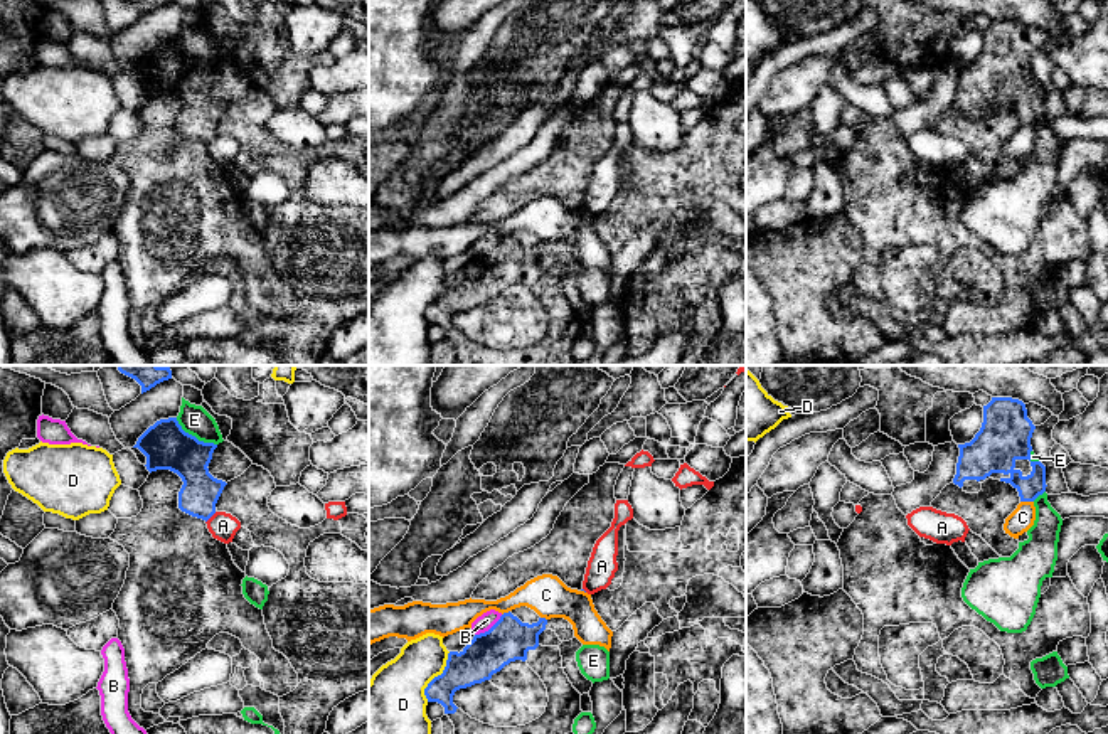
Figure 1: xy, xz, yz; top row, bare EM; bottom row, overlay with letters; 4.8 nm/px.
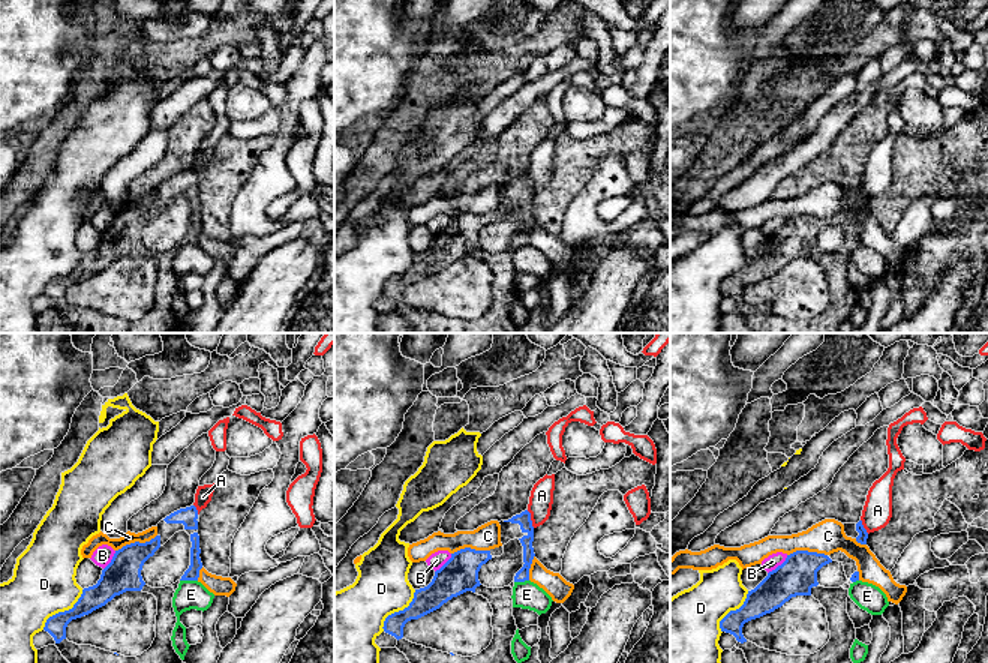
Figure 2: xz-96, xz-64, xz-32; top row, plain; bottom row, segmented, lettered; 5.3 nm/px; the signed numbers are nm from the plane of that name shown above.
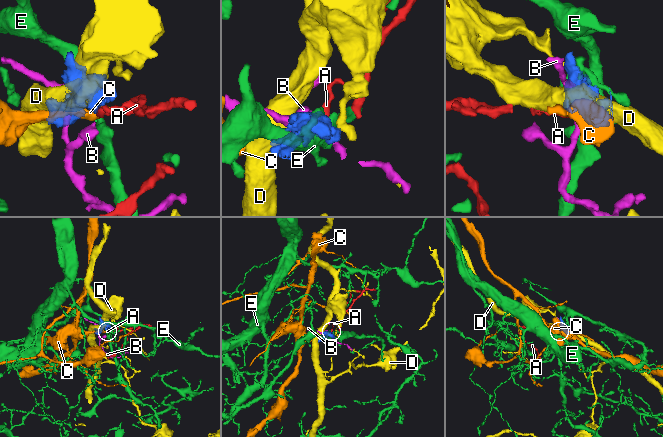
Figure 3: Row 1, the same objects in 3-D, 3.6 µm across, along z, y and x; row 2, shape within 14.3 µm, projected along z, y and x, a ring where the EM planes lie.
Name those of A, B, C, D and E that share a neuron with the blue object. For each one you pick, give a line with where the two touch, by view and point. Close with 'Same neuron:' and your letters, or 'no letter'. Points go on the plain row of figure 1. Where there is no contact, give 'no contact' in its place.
Same neuron: no letter

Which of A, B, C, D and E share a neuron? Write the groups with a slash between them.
A / B / C / D / E

